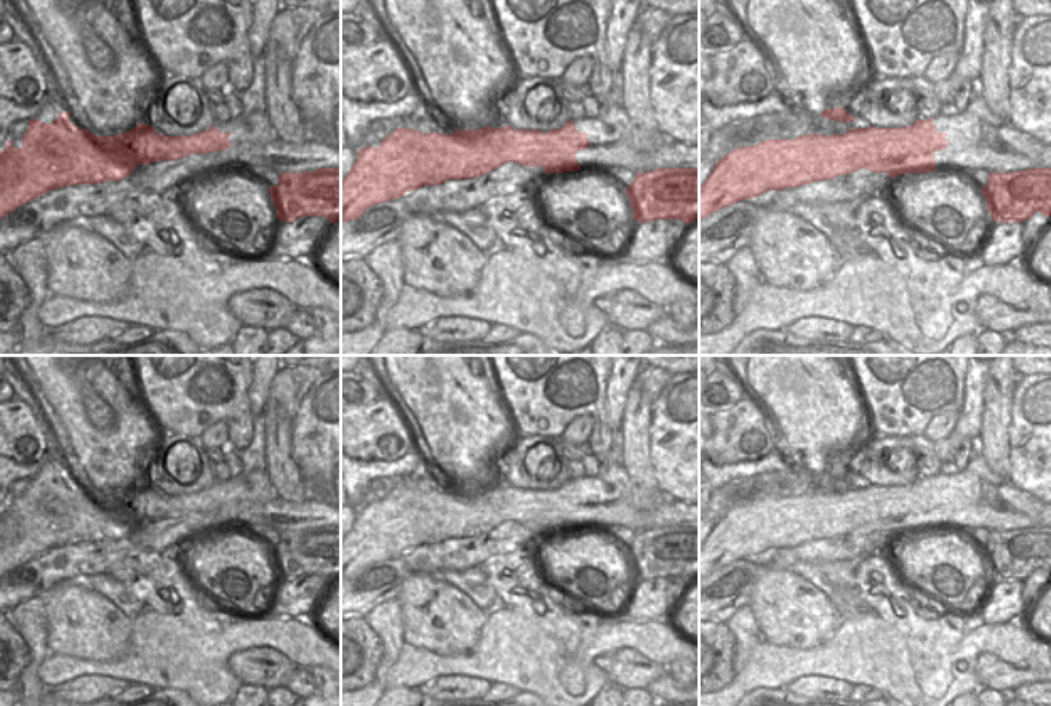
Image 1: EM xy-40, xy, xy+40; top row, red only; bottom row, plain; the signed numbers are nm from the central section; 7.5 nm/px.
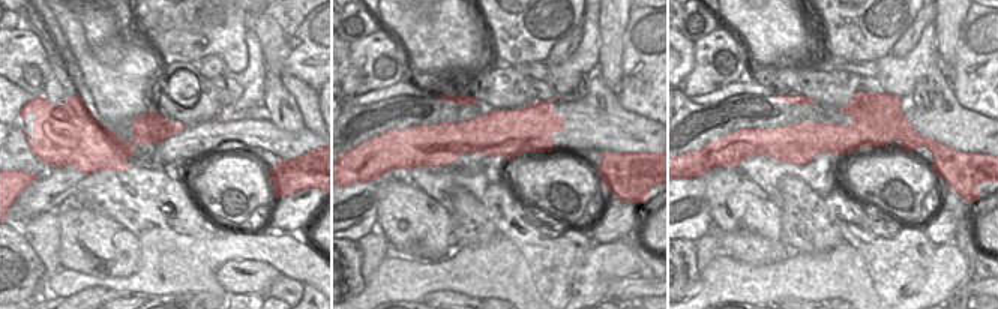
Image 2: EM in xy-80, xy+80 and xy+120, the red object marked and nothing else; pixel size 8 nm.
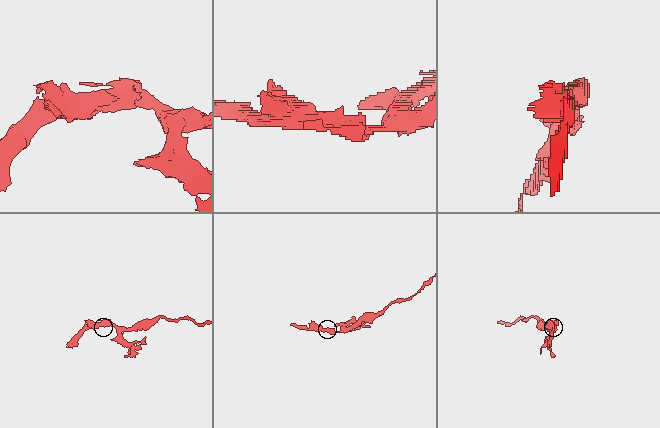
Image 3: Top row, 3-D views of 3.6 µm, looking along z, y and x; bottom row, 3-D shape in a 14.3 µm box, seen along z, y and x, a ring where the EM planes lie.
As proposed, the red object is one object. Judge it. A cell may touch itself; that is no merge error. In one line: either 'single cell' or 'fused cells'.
fused cells

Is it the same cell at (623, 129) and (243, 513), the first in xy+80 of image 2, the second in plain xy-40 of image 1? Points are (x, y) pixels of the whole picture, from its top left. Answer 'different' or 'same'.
same

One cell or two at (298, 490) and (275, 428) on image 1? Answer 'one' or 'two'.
one

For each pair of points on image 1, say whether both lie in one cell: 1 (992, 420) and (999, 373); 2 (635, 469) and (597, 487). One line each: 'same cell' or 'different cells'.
1: same cell
2: different cells

